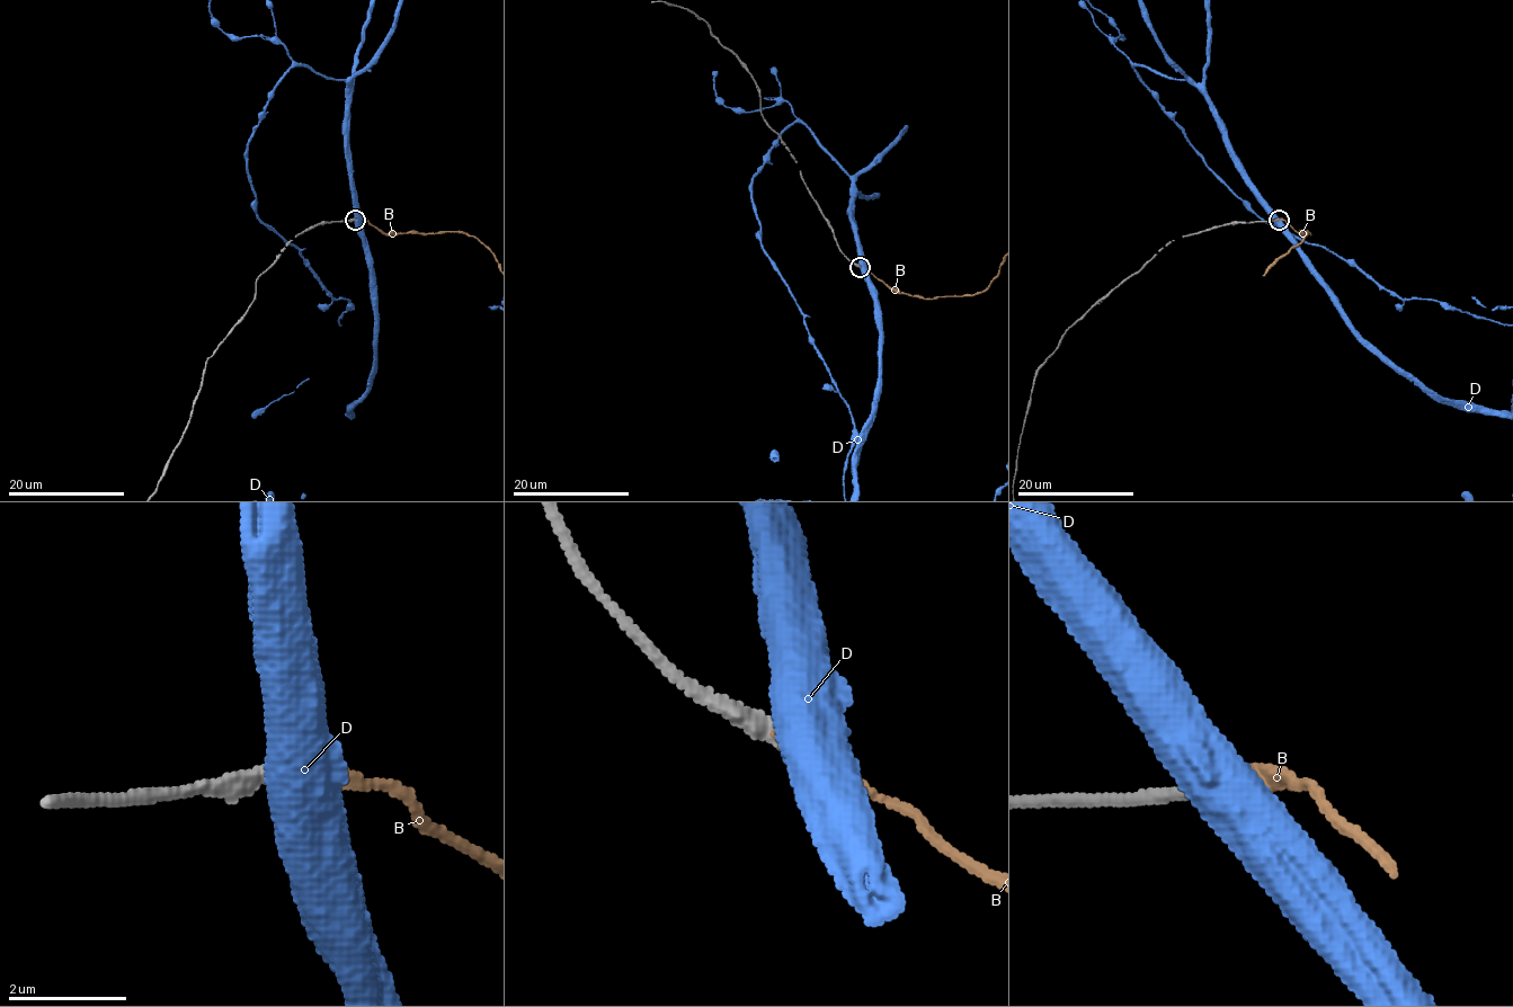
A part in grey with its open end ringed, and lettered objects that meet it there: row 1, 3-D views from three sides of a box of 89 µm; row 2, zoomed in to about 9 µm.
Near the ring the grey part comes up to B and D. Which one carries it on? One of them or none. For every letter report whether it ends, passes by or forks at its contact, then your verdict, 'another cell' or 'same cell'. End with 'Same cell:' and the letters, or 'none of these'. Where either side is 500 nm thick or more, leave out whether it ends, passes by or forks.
B: it ends there; same cell
D: another cell
Same cell: B

